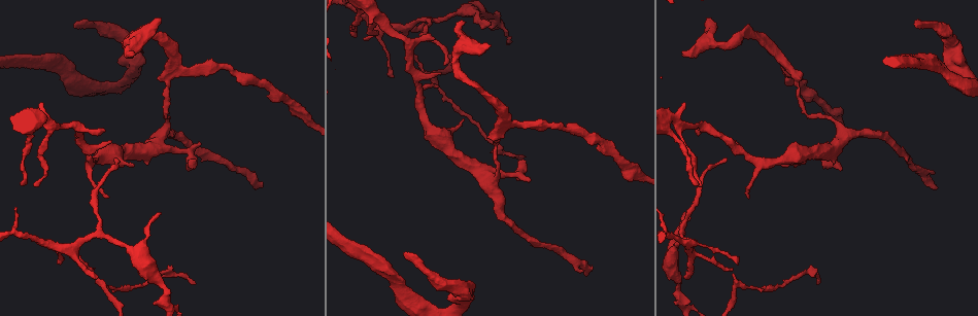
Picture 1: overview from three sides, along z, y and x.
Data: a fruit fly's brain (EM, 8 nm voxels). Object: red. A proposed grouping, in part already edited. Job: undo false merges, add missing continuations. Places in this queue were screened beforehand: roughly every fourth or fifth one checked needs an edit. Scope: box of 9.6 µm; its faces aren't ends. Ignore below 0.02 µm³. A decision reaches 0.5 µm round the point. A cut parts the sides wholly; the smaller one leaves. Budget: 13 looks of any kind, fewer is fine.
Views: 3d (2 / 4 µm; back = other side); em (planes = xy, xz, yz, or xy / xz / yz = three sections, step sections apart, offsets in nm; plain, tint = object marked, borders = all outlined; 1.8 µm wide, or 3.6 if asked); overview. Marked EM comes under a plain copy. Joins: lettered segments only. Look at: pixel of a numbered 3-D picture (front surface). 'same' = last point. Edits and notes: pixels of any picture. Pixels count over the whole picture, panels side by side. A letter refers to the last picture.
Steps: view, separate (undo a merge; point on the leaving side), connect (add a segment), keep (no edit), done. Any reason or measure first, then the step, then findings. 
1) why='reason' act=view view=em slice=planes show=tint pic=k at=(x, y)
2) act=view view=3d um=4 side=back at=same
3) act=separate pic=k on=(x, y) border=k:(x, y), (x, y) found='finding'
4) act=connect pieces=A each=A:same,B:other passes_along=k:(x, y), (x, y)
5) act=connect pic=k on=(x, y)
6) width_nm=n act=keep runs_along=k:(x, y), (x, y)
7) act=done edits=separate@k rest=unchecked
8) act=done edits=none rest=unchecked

why='tapers out' act=view view=3d um=4 pic=1 at=(444, 65)

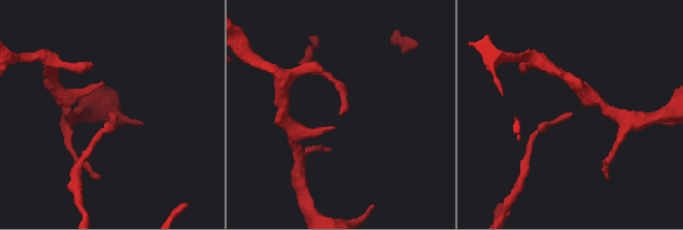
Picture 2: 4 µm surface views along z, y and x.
act=view view=em slice=planes show=tint pic=2 at=(109, 113)

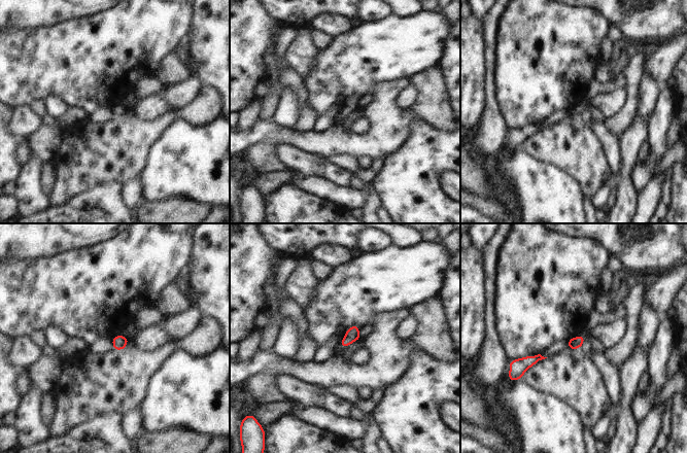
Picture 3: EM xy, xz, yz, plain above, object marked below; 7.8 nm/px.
act=view view=em slice=planes show=borders at=same

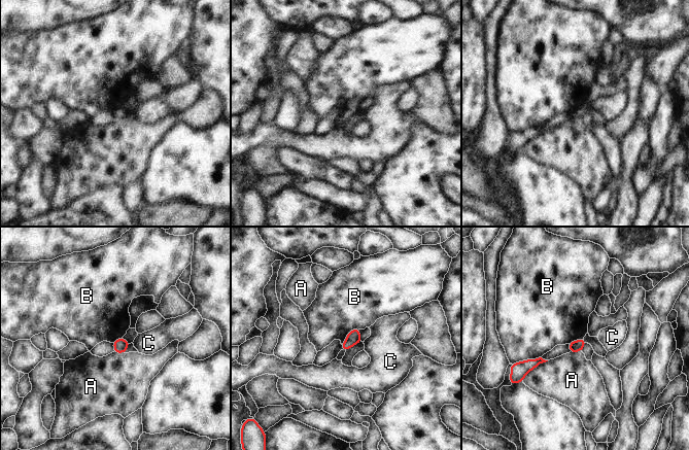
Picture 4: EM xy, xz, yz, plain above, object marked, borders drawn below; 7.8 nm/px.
act=keep each=A:other,B:other,C:other border=4:(541, 356), (511, 364) found='none of them fits'

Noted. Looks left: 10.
why='sharp bend' act=view view=3d um=4 pic=1 at=(183, 152)

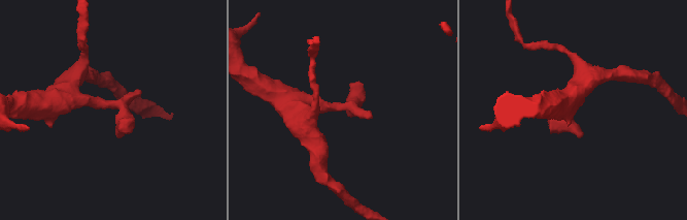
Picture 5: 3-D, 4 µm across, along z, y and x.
why='now the EM' act=view view=em um=3.6 slice=planes show=borders pic=5 at=(346, 103)

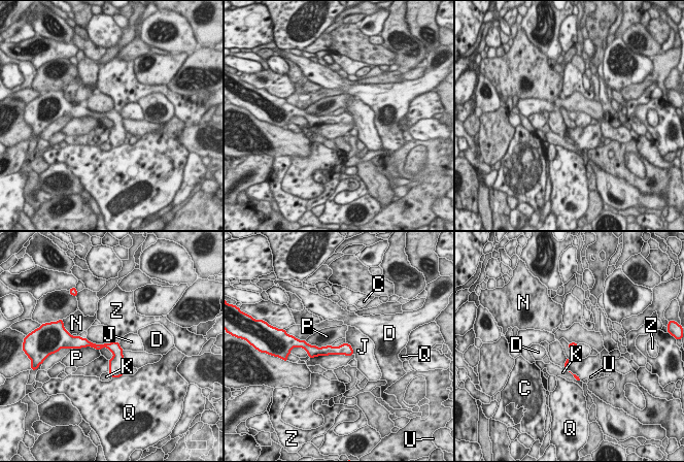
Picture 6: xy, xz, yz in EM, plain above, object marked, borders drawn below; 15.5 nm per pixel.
act=keep each=C:other,D:other,J:other,K:other,N:other,P:other,Q:other,U:other,Z:other found='all the same cell'

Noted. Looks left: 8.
why='thick turns thin' act=view view=em slice=planes show=tint pic=1 at=(26, 141)

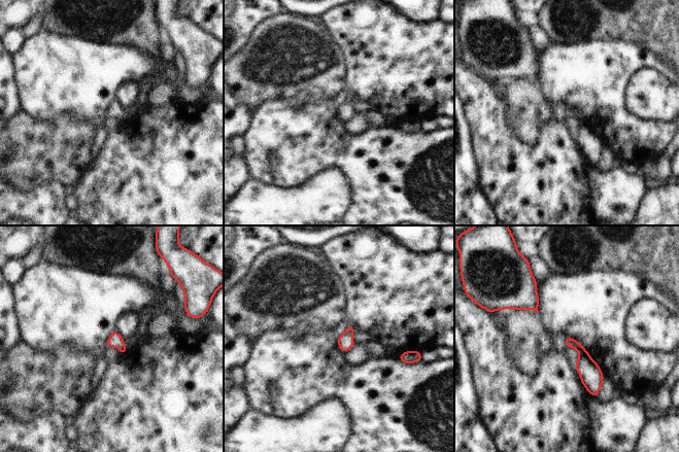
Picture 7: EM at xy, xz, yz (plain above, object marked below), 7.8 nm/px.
why='see the neighbours' act=view view=em slice=planes show=borders at=same

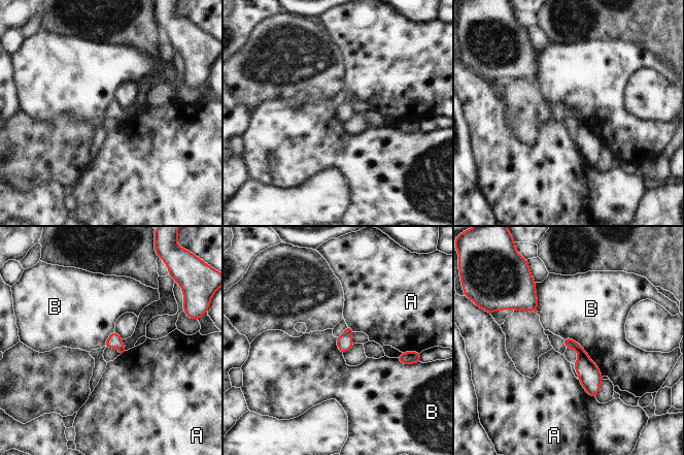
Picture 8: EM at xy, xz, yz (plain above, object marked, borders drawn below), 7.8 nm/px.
width_nm=80 act=keep each=A:other,B:other border=8:(562, 337), (578, 343), (602, 377) found='continuous, no second cell'

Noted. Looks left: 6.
why='thin end' act=view view=em slice=planes show=borders pic=1 at=(96, 278)

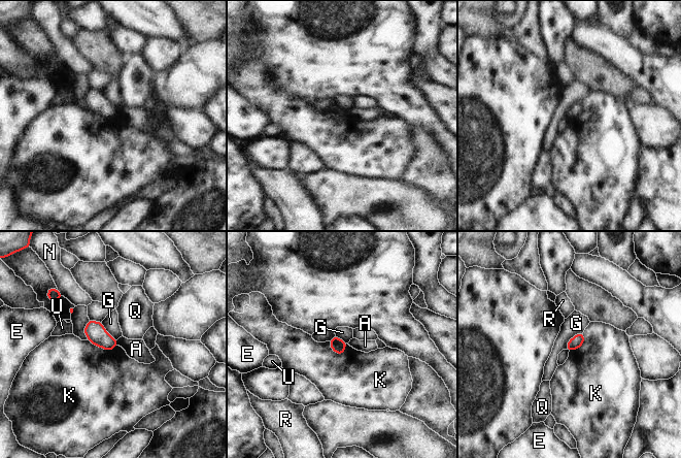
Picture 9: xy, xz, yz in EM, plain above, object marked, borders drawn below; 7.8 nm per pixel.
act=keep each=A:other,E:other,G:other,K:other,N:other,Q:other,R:other,U:other border=9:(88, 339), (106, 350), (116, 346) found='none of them fits'

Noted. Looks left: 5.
why='free end' act=view view=em slice=planes show=tint pic=1 at=(686, 55)

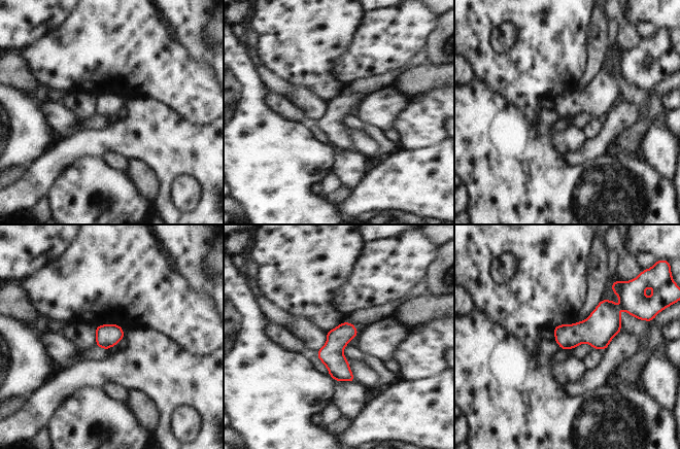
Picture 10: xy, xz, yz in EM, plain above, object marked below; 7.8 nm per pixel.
why='what lies round it' act=view view=em slice=planes show=borders at=same

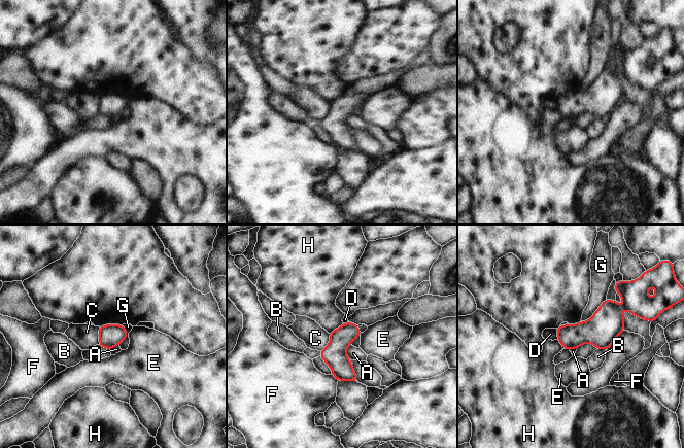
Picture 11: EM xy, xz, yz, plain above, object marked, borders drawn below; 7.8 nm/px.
act=keep each=A:other,B:other,C:other,D:other,E:other,F:other,G:other,H:other border=11:(350, 344), (346, 350), (349, 359) found='no lettered segment goes on from it'

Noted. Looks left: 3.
why='free end' act=view view=3d um=4 pic=1 at=(916, 26)

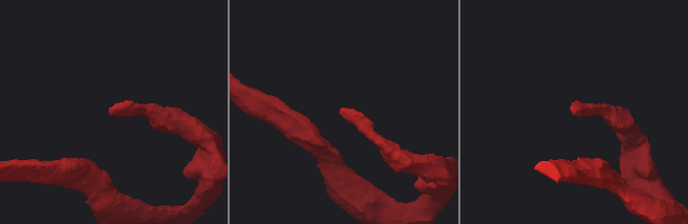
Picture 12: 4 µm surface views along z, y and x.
why='shape alone is not enough' act=view view=em slice=planes show=borders pic=12 at=(340, 108)

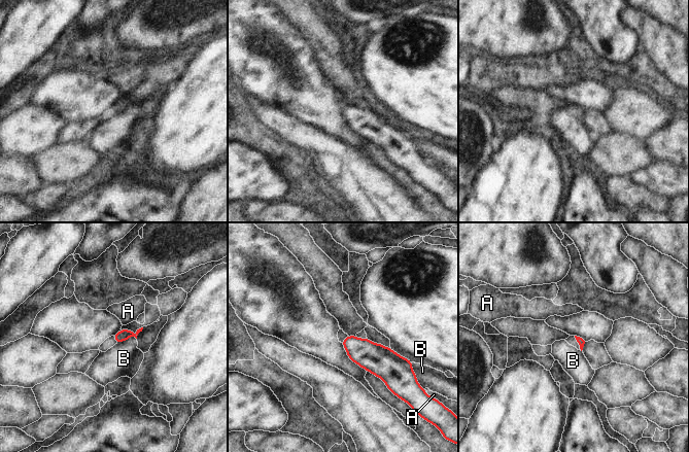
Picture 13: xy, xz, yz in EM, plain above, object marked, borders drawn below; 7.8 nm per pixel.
act=keep each=A:other,B:other border=13:(136, 338), (129, 337), (116, 344) found='none of them fits'

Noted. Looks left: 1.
act=done edits=none rest=unchecked

